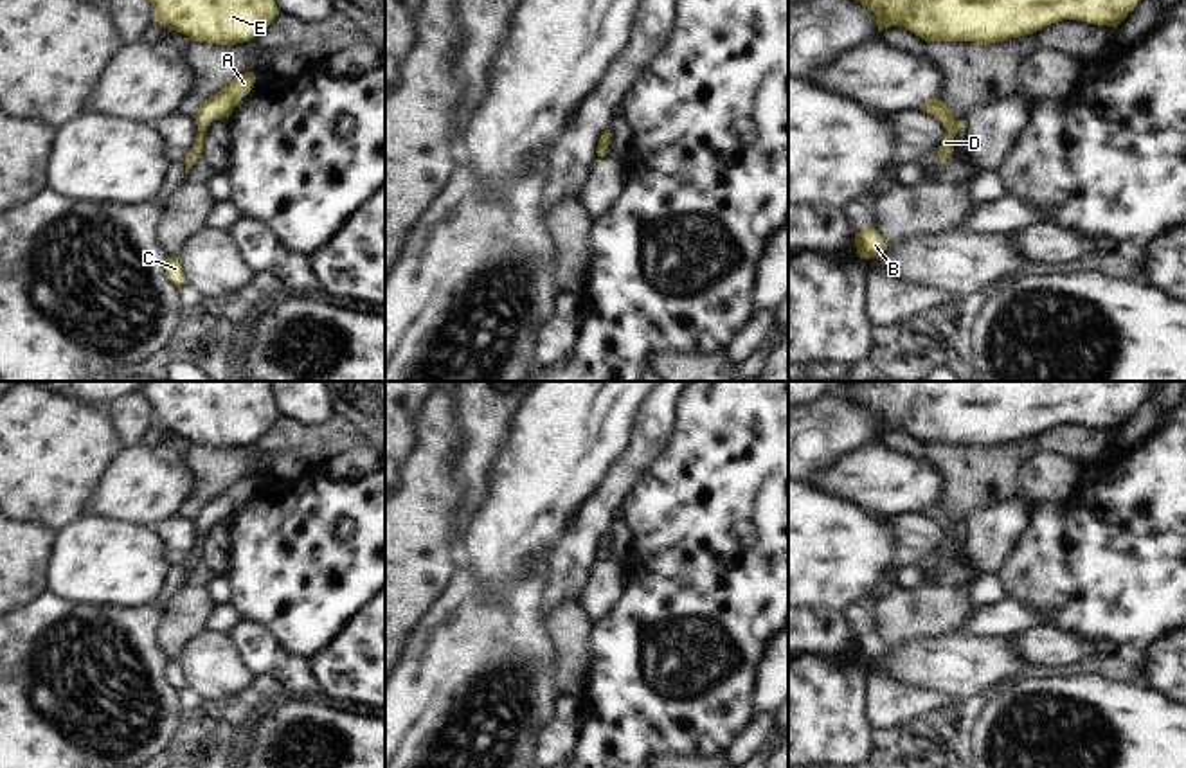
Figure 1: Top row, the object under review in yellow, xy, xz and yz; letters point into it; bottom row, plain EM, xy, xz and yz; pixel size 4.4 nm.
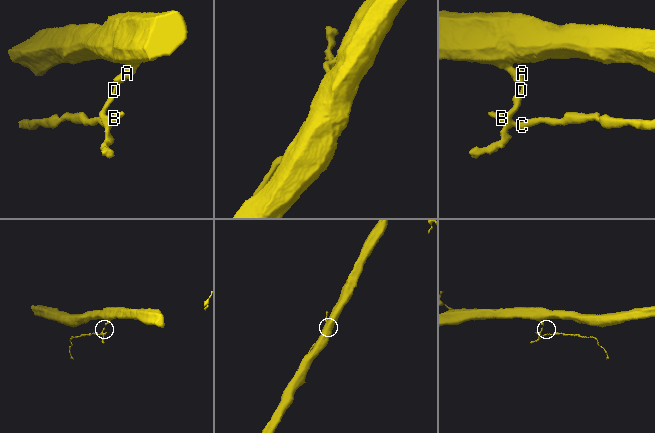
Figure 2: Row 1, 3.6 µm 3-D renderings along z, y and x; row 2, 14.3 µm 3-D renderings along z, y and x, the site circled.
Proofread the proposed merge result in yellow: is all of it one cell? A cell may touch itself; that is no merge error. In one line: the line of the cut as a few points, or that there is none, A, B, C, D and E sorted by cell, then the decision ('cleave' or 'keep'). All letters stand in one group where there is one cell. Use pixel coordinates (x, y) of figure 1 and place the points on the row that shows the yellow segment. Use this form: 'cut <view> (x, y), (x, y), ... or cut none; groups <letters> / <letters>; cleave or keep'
cut none; groups A B C D E; keep

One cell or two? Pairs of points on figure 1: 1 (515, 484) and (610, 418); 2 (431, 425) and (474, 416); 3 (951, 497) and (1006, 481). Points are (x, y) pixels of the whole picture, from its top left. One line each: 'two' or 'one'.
1: one
2: two
3: one

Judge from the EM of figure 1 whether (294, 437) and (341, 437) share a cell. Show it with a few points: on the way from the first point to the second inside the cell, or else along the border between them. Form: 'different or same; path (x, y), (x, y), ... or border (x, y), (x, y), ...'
same; path (305, 437), (330, 437)

